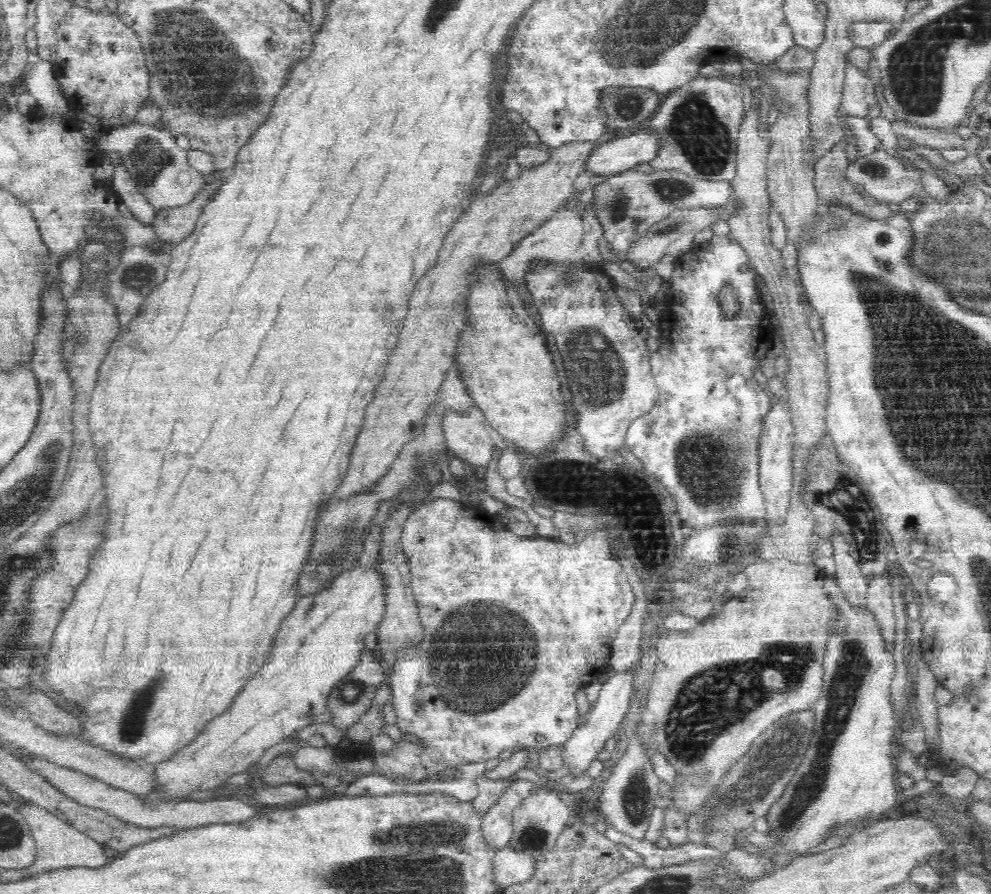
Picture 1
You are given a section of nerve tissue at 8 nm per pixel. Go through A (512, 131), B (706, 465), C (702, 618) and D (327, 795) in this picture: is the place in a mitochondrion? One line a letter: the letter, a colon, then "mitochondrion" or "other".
A: other
B: mitochondrion
C: other
D: other

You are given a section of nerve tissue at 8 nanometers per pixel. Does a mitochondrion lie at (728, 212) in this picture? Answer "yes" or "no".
no

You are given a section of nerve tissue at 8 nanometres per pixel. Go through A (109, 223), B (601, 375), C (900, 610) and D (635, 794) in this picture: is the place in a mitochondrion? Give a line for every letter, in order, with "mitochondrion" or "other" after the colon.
A: other
B: mitochondrion
C: other
D: mitochondrion

